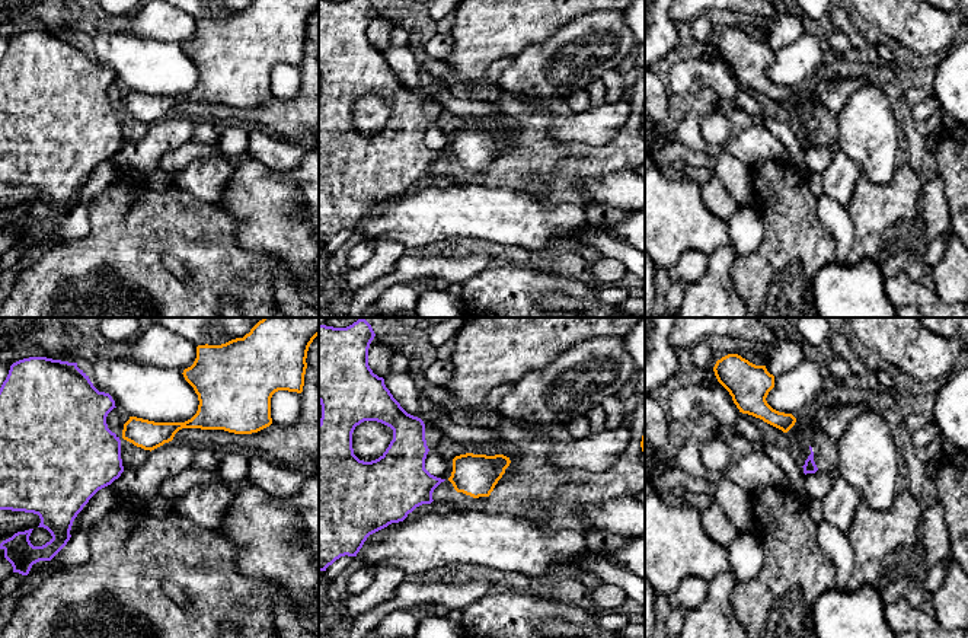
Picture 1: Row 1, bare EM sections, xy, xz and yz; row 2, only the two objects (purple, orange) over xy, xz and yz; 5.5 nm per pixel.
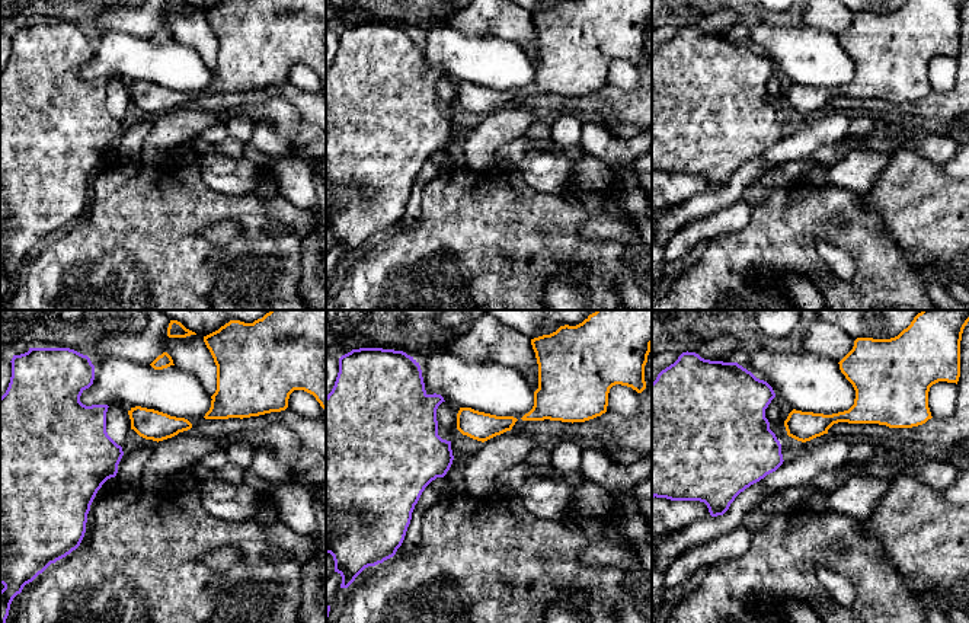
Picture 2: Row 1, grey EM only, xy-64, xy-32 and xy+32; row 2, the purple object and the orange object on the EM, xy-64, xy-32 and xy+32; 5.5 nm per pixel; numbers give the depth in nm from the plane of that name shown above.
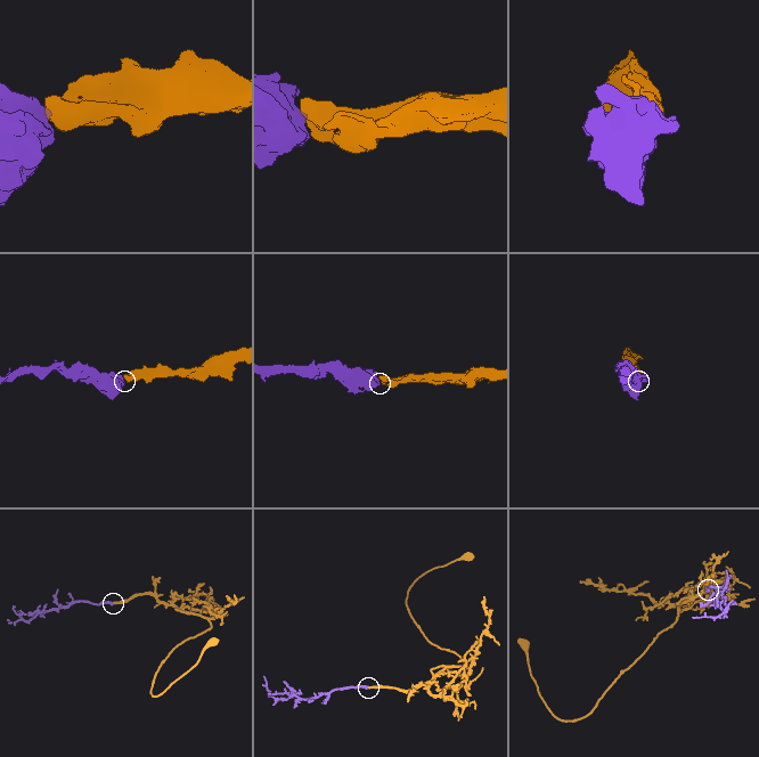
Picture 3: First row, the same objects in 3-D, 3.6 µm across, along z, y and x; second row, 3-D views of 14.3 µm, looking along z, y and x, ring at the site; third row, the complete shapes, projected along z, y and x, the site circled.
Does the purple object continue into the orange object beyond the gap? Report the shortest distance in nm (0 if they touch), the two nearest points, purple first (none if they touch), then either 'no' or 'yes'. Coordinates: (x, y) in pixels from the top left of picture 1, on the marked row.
gap 20 nm; span xy (120, 440), (123, 437); yes

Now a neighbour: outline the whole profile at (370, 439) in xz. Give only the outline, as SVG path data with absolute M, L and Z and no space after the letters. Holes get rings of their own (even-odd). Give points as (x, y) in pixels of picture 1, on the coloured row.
M364 421L352 433L354 454L364 462L376 460L383 456L392 437L390 427L377 421Z

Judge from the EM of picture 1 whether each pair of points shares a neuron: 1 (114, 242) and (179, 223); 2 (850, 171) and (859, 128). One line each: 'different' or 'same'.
1: same
2: different

